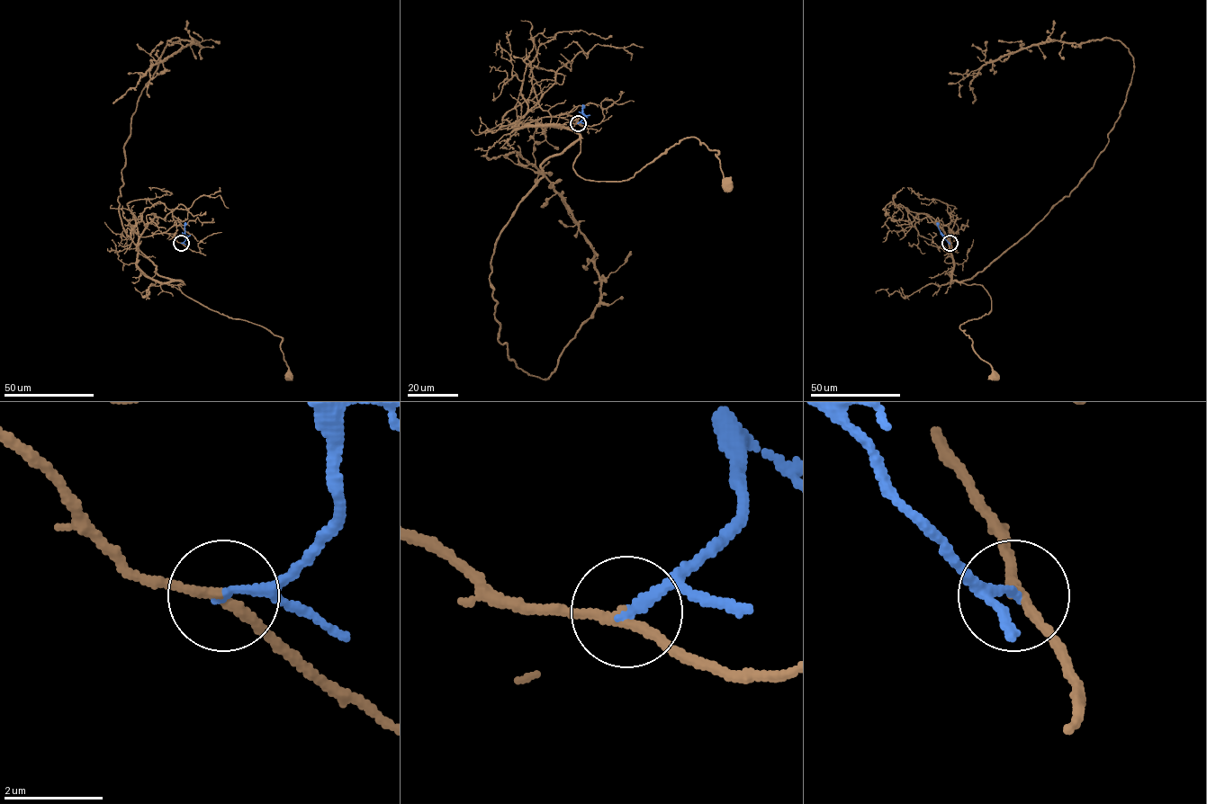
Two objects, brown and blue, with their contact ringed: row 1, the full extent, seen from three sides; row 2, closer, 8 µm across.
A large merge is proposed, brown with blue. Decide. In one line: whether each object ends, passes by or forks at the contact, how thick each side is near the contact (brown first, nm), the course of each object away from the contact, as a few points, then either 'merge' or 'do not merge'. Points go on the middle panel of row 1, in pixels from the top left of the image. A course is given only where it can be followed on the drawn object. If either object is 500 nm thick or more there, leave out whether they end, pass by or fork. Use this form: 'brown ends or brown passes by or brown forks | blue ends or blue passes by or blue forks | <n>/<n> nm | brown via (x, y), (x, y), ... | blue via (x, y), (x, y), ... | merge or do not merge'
brown passes by | blue ends | 190/190 nm | brown via (578, 123), (516, 128), (571, 129), (573, 168), (594, 181), (628, 180), (696, 138), (726, 184) | blue via (578, 123), (583, 118), (584, 105) | do not merge

